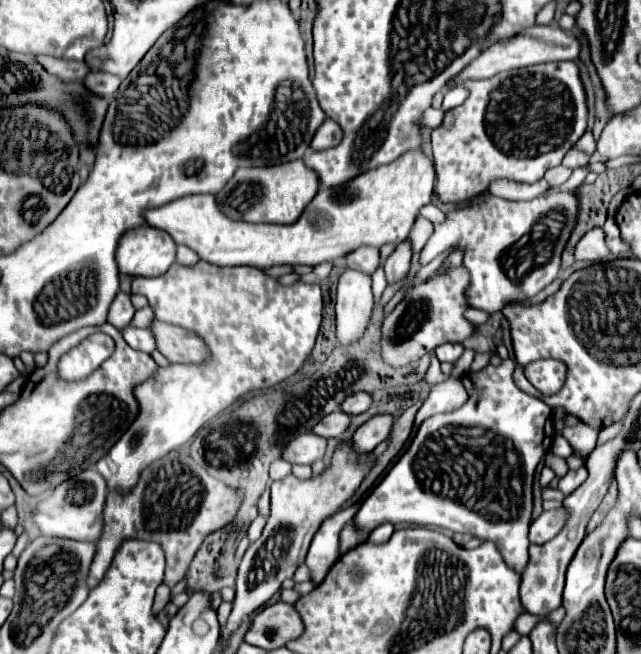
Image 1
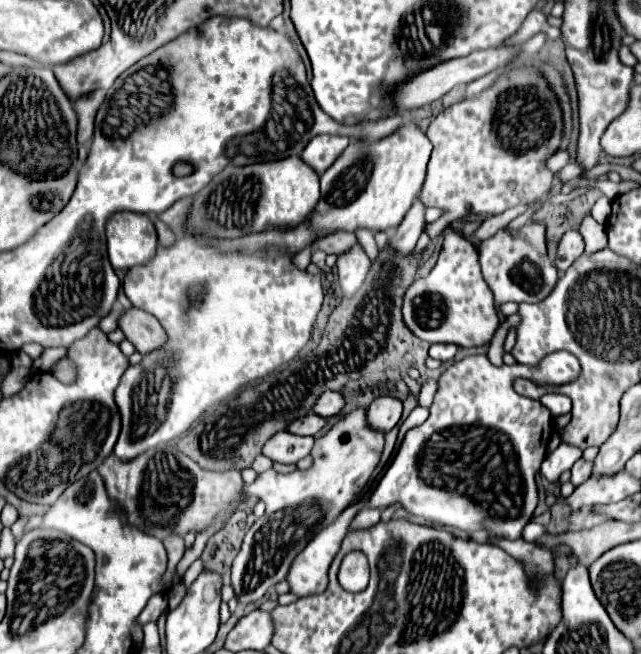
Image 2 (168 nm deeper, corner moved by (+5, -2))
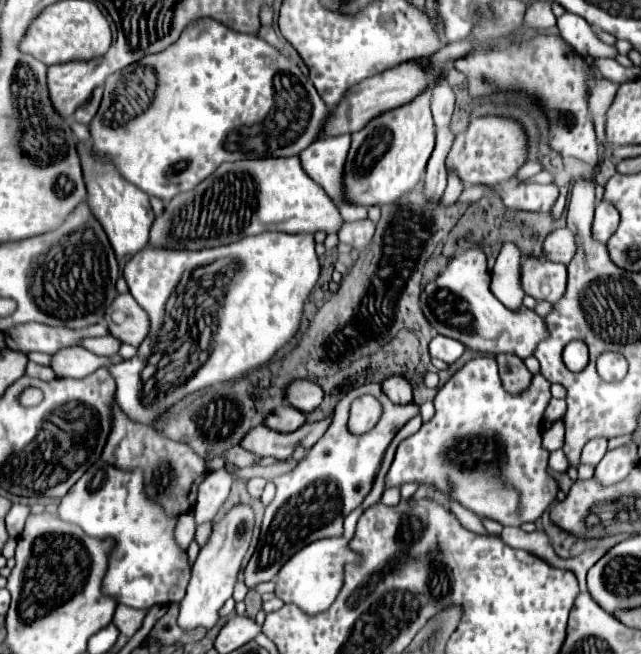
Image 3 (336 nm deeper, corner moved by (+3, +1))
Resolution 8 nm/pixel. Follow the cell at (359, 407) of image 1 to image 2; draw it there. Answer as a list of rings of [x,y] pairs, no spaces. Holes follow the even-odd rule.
[[[328,390],[328,392],[324,392],[324,394],[320,396],[320,400],[316,400],[314,414],[322,416],[322,418],[330,418],[330,416],[338,414],[338,412],[342,410],[342,406],[344,406],[344,398],[342,398],[342,394],[340,394],[340,392],[332,392],[332,390]]]

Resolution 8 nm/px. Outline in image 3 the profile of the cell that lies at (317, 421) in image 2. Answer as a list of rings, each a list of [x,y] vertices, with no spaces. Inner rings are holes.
[[[290,405],[278,407],[278,409],[266,419],[266,425],[268,425],[270,429],[282,431],[282,433],[296,431],[296,429],[300,429],[304,423],[306,423],[306,413],[302,413],[302,411],[298,411],[298,409],[292,409]]]

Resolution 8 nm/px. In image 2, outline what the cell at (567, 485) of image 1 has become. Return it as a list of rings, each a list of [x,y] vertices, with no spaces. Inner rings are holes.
[[[580,458],[580,460],[572,466],[572,478],[570,478],[570,480],[572,480],[572,484],[580,486],[582,482],[586,482],[586,480],[590,478],[590,474],[592,474],[592,462]]]

